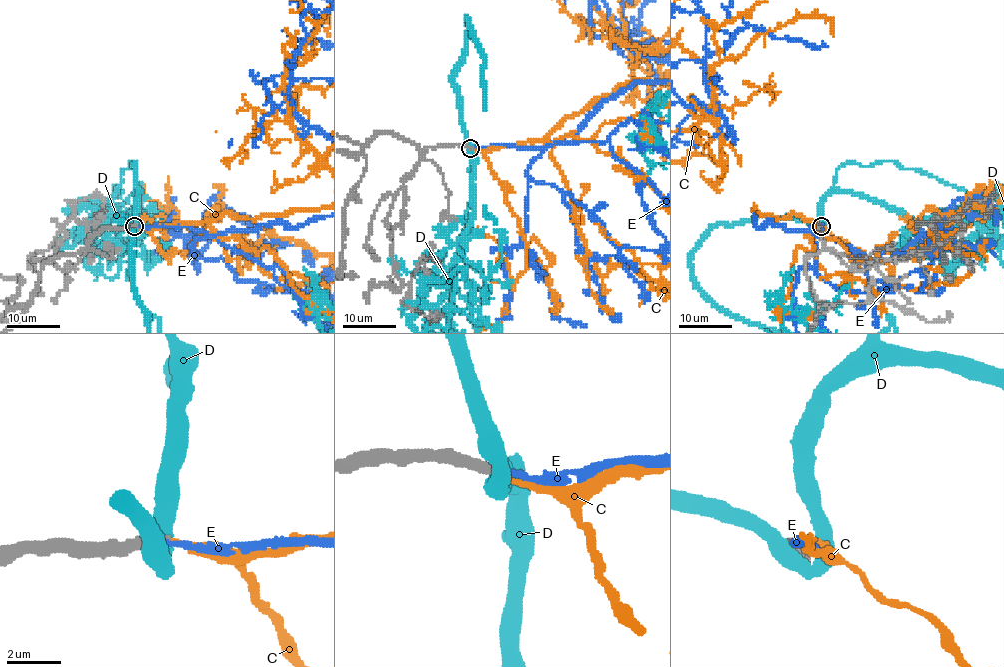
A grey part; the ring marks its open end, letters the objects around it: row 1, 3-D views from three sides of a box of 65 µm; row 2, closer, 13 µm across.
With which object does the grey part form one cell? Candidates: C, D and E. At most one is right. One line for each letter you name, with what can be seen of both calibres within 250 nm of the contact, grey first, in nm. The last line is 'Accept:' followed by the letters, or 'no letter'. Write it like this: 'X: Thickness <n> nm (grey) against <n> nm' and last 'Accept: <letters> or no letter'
C: Thickness 320 nm (grey) against 200 nm
Accept: C

